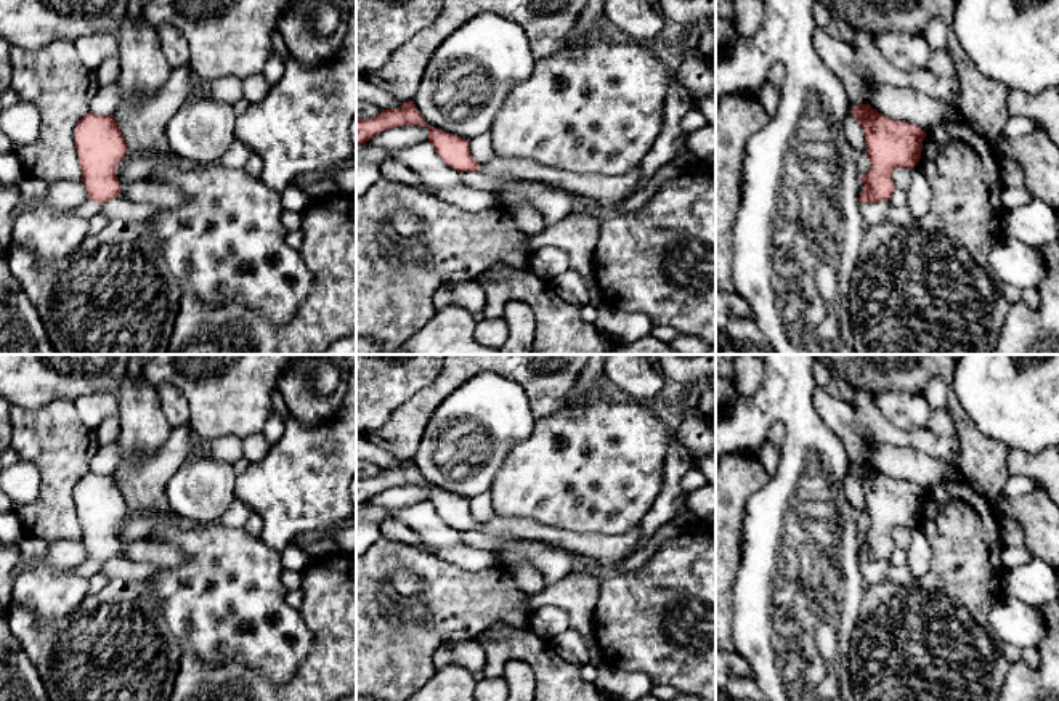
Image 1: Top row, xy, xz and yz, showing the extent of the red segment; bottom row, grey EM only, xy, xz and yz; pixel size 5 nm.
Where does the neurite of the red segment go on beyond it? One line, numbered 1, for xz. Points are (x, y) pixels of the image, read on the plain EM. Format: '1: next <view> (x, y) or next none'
1: next xz (596, 546)

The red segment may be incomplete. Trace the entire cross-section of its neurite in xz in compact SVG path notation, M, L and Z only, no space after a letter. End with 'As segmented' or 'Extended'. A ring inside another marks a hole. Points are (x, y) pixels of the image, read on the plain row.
M414 460L401 462L395 468L382 468L382 472L371 478L356 476L356 505L364 504L379 492L401 484L420 484L428 488L428 500L435 505L441 520L457 529L480 531L491 536L513 536L520 539L531 539L546 542L549 545L558 545L581 553L594 560L619 560L631 553L640 537L640 525L634 526L624 536L605 536L605 534L578 534L573 531L563 531L550 526L544 526L530 518L504 518L496 515L489 521L478 523L470 515L469 500L430 486L417 470Z. Extended

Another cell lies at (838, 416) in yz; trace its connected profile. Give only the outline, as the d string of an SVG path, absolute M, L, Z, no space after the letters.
M817 387L814 393L814 406L823 423L844 444L850 465L865 464L871 444L858 430L852 404L831 396L826 388Z

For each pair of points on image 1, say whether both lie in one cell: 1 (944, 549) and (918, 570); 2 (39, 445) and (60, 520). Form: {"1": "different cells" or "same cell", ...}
{"1": "different cells", "2": "same cell"}

